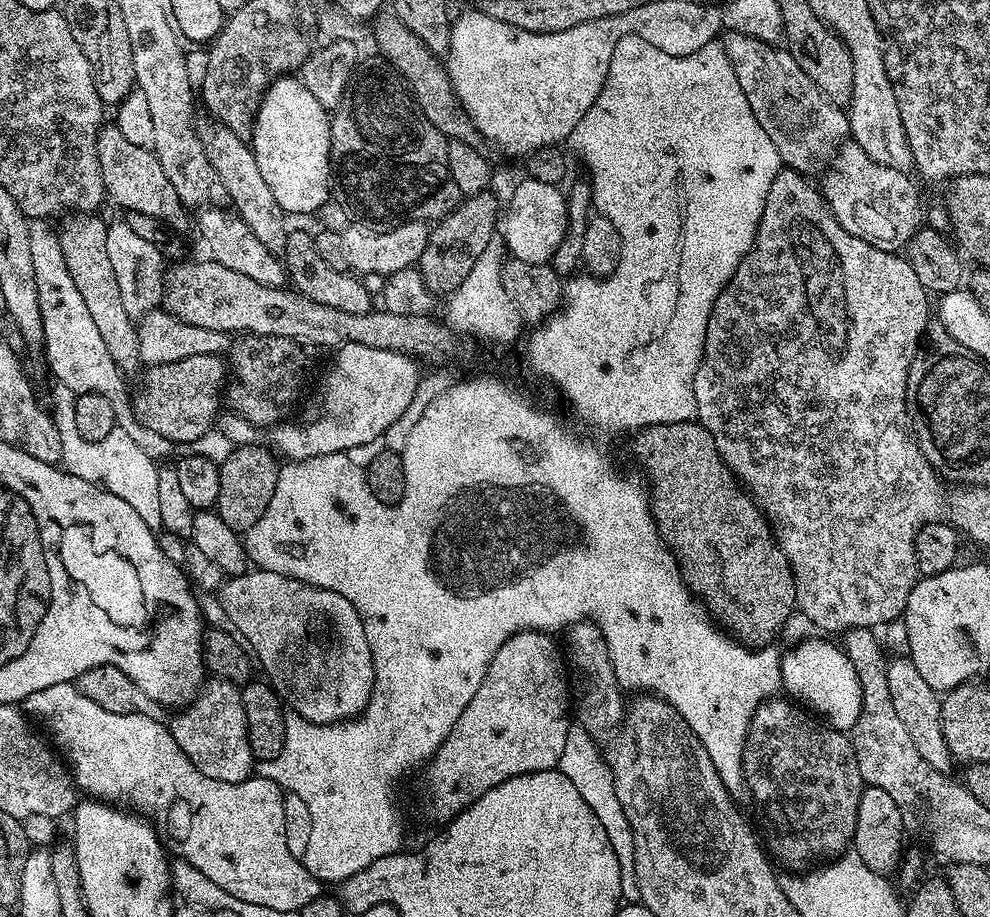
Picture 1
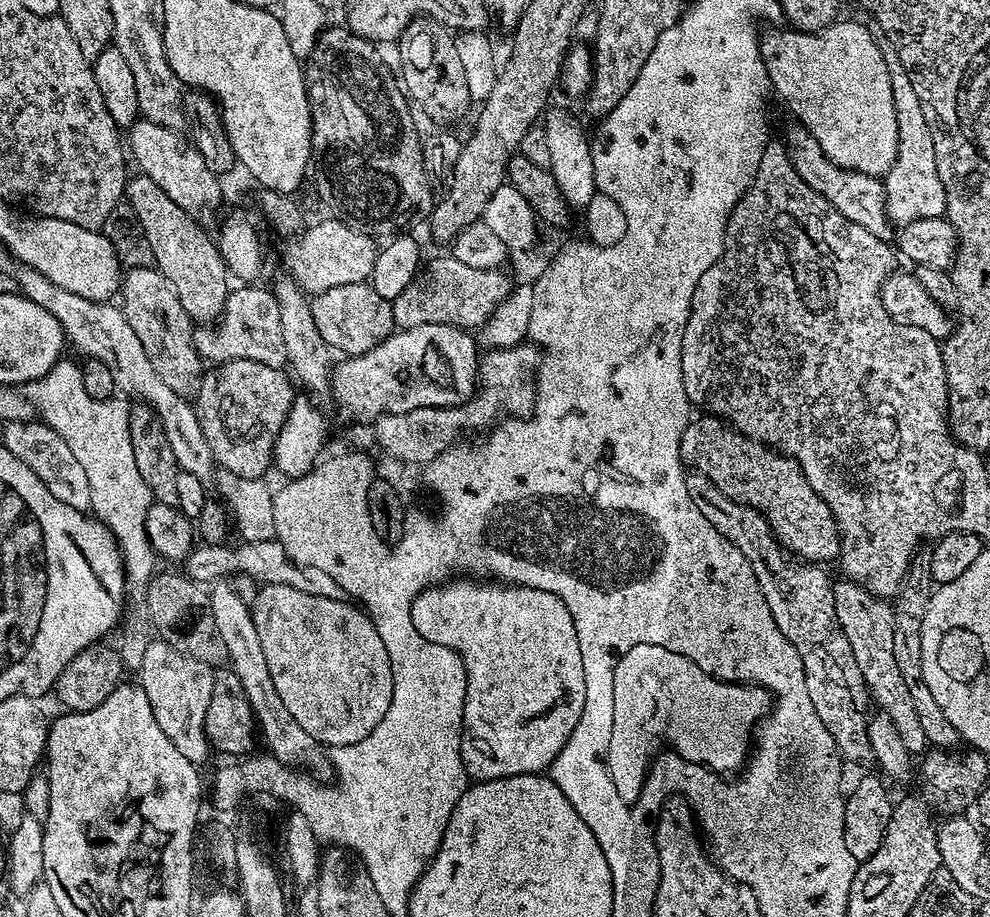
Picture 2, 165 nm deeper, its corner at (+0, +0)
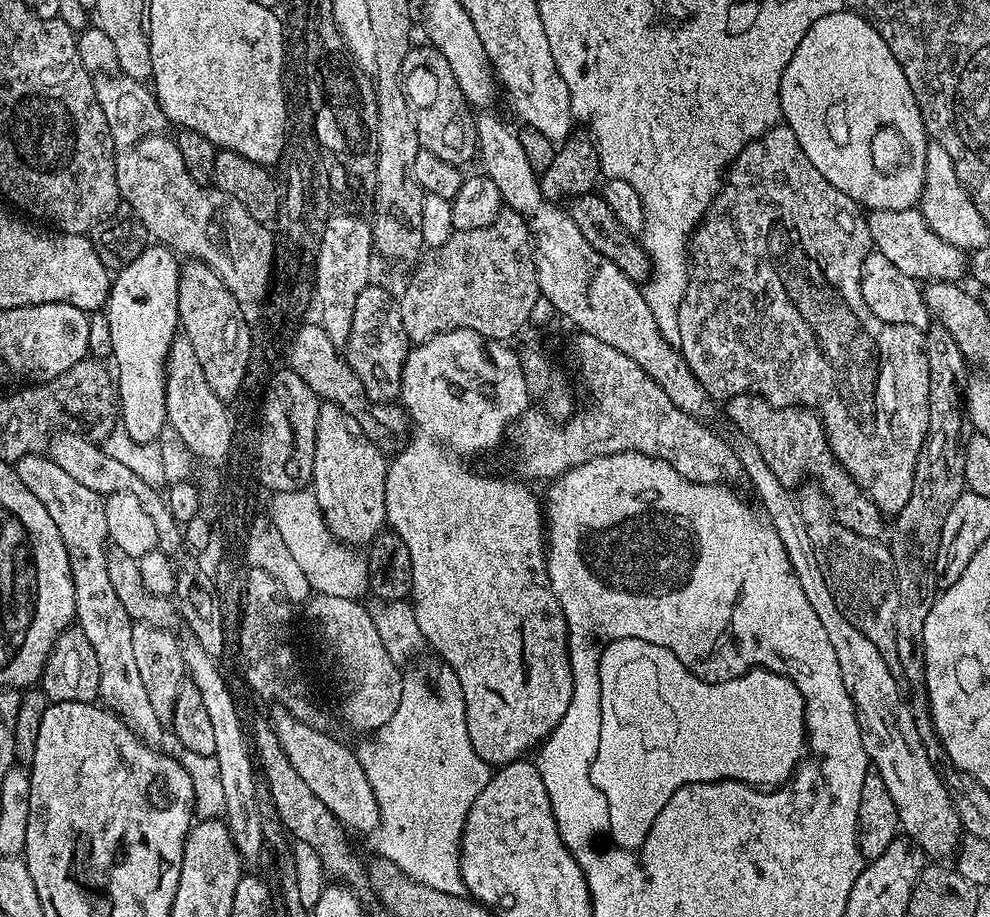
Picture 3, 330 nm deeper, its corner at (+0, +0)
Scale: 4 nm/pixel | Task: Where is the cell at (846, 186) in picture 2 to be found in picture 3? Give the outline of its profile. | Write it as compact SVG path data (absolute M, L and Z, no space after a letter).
M919 207L906 210L869 211L866 219L872 235L873 249L886 254L886 259L894 262L894 266L898 266L898 270L902 270L902 274L906 274L911 280L960 282L969 271L970 260L965 249L938 238L938 234L934 234L934 230L930 230Z

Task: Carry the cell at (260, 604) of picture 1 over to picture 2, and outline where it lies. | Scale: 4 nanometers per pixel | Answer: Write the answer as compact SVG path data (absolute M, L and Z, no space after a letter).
M270 584L258 588L250 607L258 639L266 653L270 678L274 678L274 686L294 722L298 722L317 744L328 750L357 744L386 718L392 697L392 667L386 645L363 607L349 601L306 594L291 586Z

